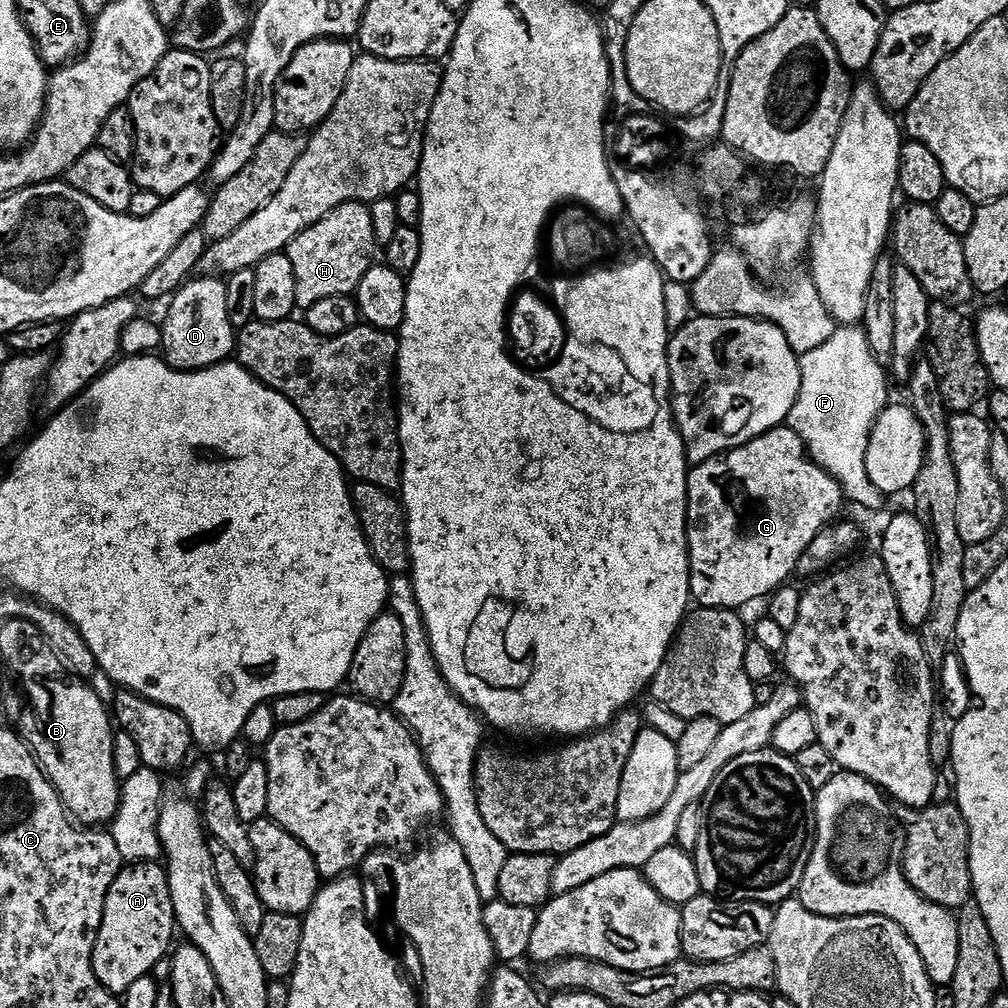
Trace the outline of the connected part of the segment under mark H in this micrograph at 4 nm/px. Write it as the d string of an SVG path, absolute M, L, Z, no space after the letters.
M343 204L332 208L326 218L302 230L286 249L294 270L297 309L314 306L314 302L322 302L322 298L352 296L358 282L362 282L362 274L372 268L372 247L376 248L377 244L367 204Z

